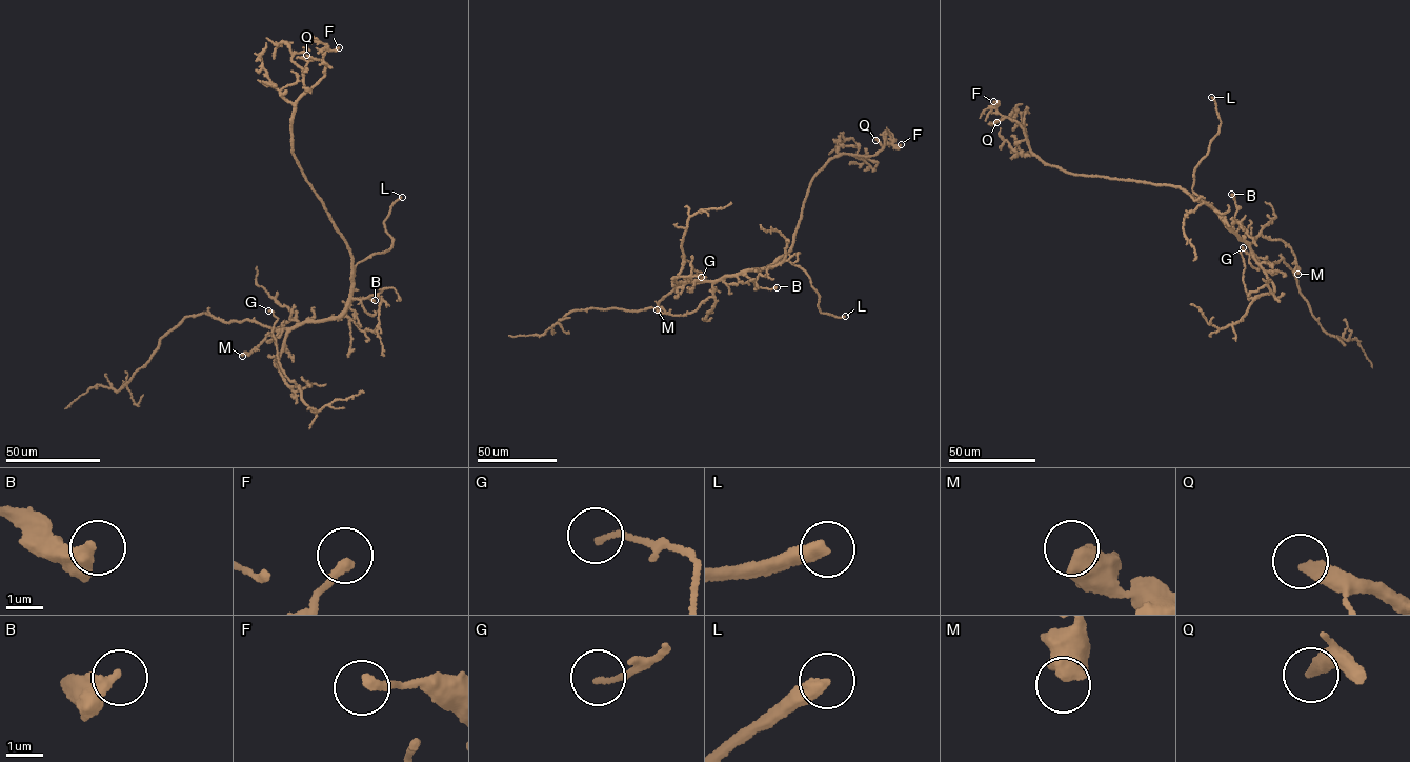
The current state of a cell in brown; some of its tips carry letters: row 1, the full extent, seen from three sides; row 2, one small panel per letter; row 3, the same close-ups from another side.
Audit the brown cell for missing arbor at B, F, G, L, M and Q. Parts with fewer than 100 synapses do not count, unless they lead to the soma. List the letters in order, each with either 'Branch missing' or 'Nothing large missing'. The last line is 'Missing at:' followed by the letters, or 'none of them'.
B: Nothing large missing
F: Nothing large missing
G: Nothing large missing
L: Branch missing
M: Nothing large missing
Q: Branch missing
Missing at: L, Q

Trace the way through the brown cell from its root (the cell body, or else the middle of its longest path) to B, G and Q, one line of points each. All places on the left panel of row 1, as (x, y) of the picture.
B: (341, 316), (346, 315), (354, 299), (375, 300)
G: (341, 316), (287, 335), (278, 363), (290, 386), (297, 386), (280, 365), (273, 334), (278, 318), (268, 311)
Q: (341, 316), (351, 288), (351, 258), (291, 151), (290, 126), (296, 102), (325, 74), (325, 64), (306, 55)

